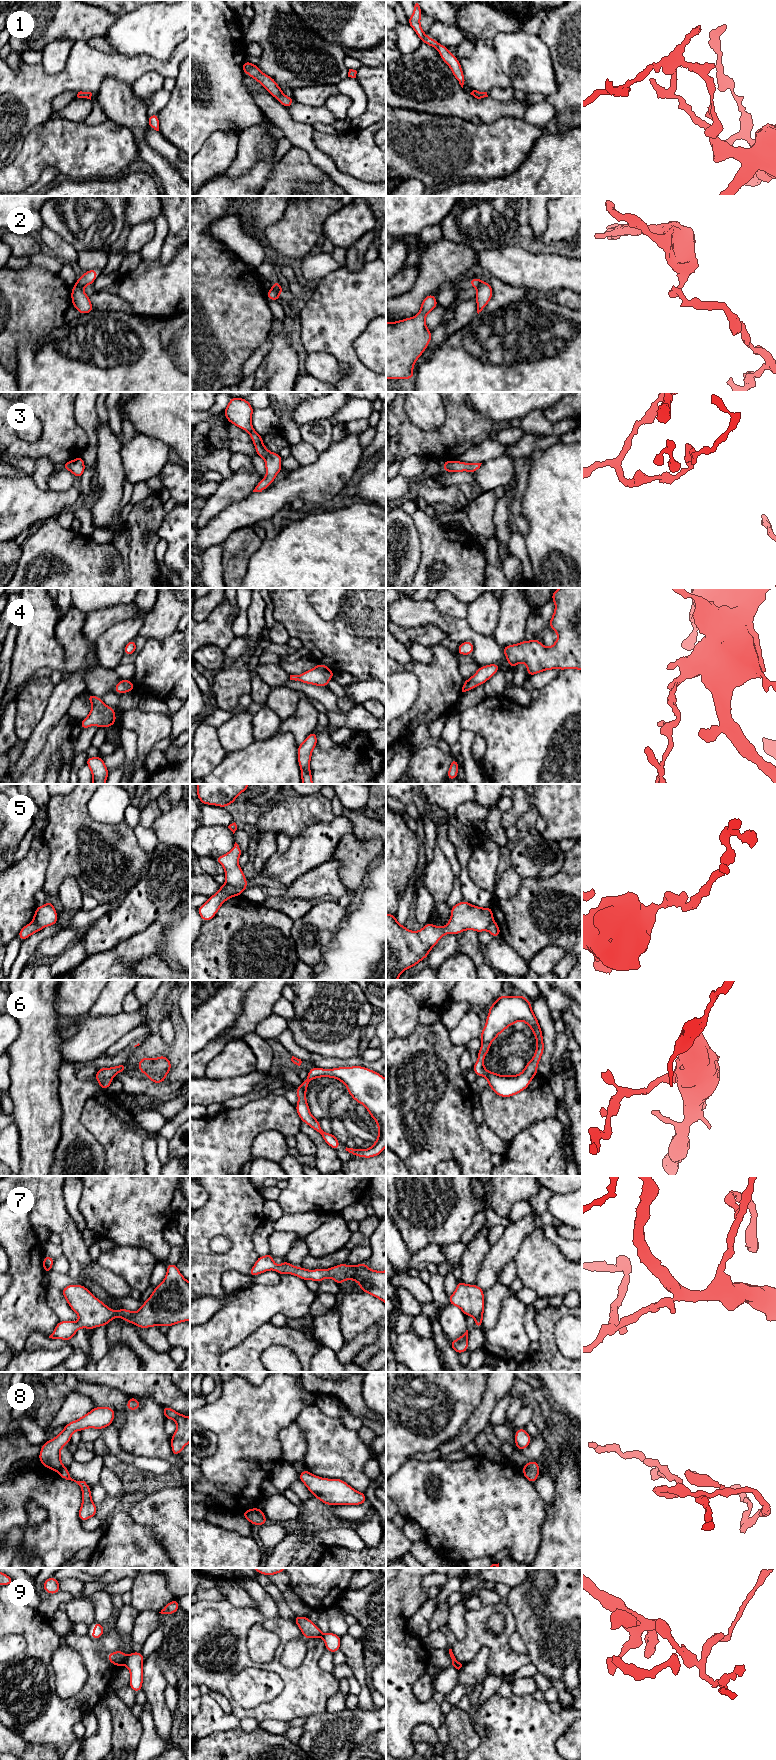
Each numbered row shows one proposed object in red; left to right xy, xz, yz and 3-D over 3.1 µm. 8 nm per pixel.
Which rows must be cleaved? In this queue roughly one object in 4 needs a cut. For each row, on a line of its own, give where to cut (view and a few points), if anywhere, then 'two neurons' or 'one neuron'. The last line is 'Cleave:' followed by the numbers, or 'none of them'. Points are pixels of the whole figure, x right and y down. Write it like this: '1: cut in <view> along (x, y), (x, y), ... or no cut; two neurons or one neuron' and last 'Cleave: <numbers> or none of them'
1: no cut; one neuron
2: cut in xz along (272, 287), (279, 292); two neurons
3: cut in yz along (449, 461), (449, 468), (446, 471); two neurons
4: no cut; one neuron
5: cut in xz along (226, 882), (242, 891); two neurons
6: no cut; one neuron
7: no cut; one neuron
8: no cut; one neuron
9: cut in xy along (127, 1656), (123, 1663); two neurons
Cleave: 2, 3, 5, 9

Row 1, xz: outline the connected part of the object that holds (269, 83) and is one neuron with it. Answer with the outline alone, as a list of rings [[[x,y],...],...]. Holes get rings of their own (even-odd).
[[[245,61],[242,65],[242,70],[247,75],[255,79],[258,83],[262,84],[263,87],[276,98],[285,108],[289,108],[293,103],[293,97],[288,97],[283,94],[281,87],[279,87],[276,81],[264,74],[257,65],[252,64],[249,61]]]

